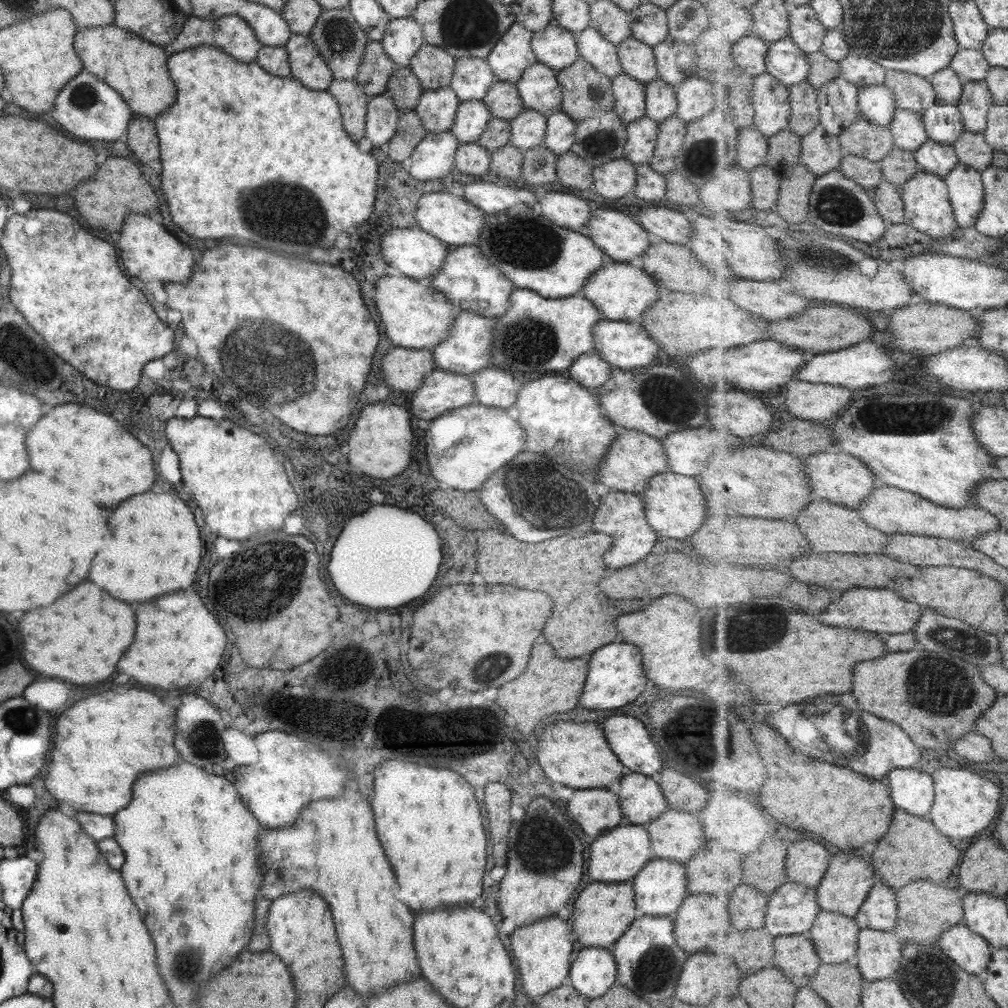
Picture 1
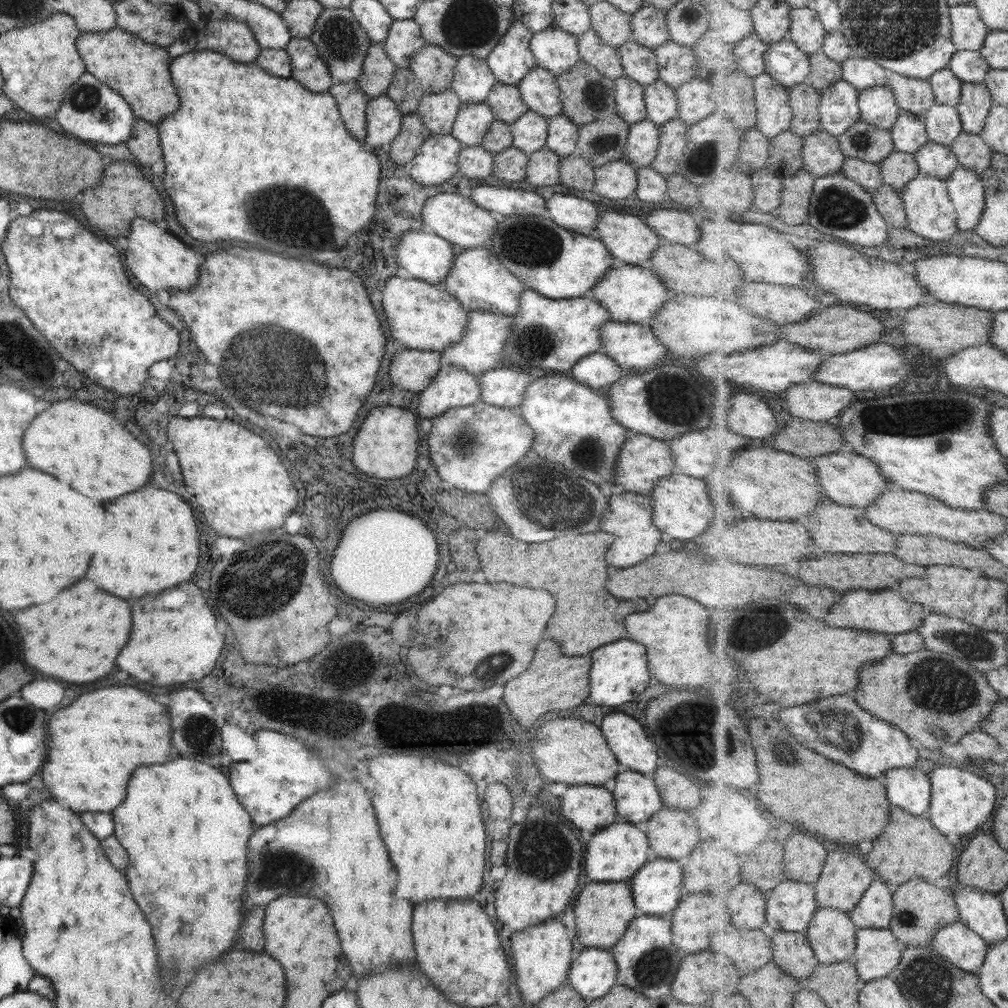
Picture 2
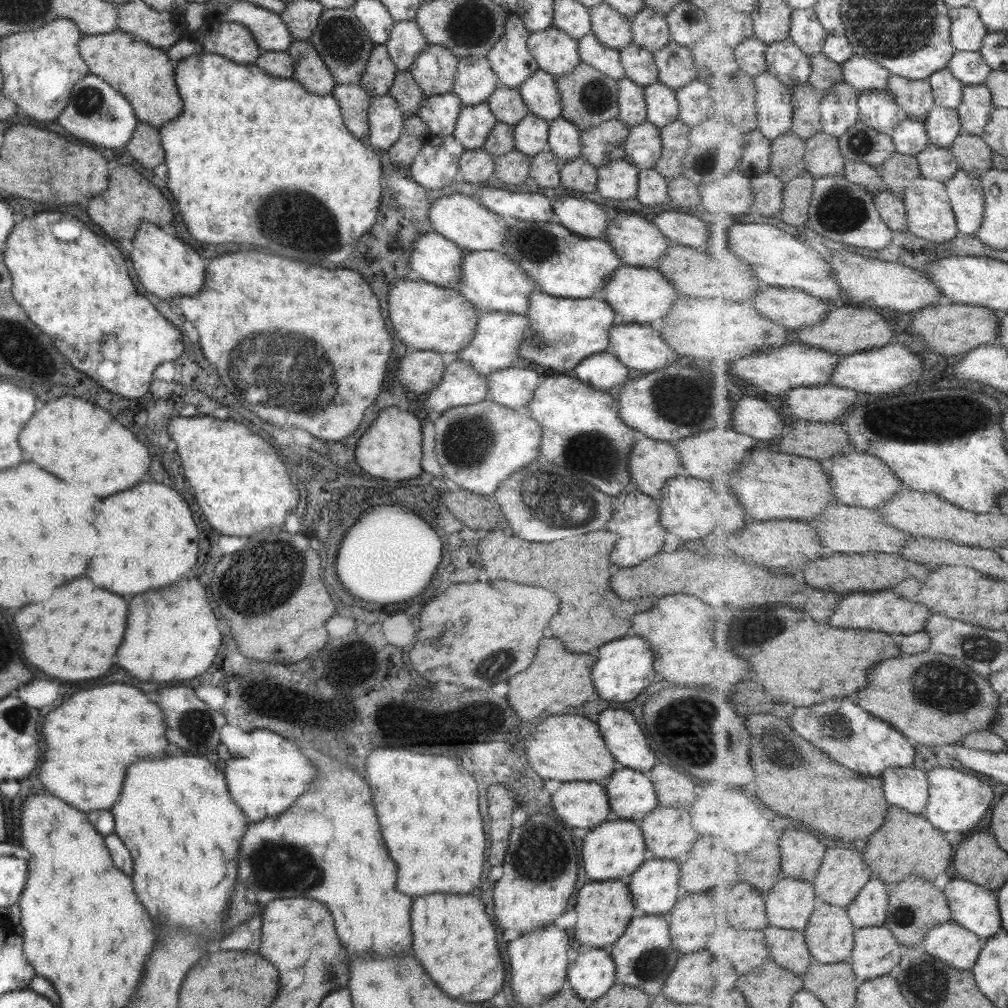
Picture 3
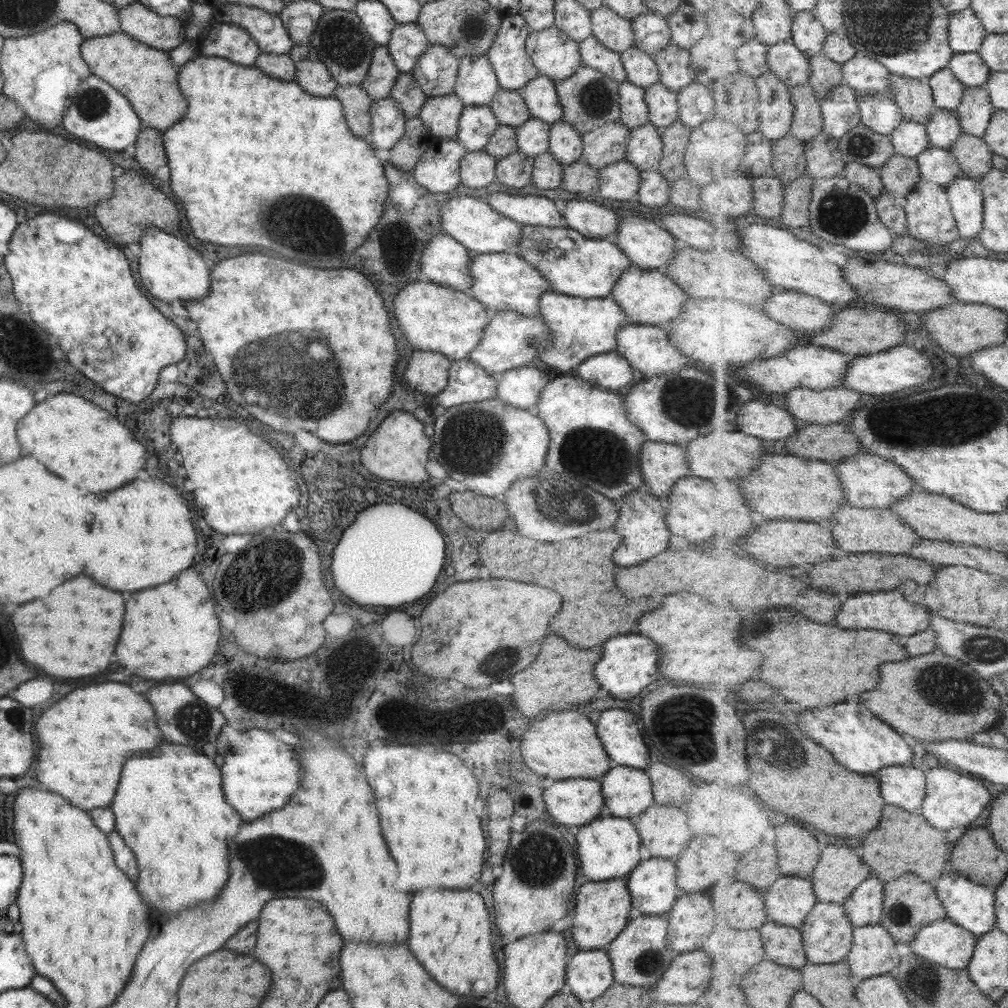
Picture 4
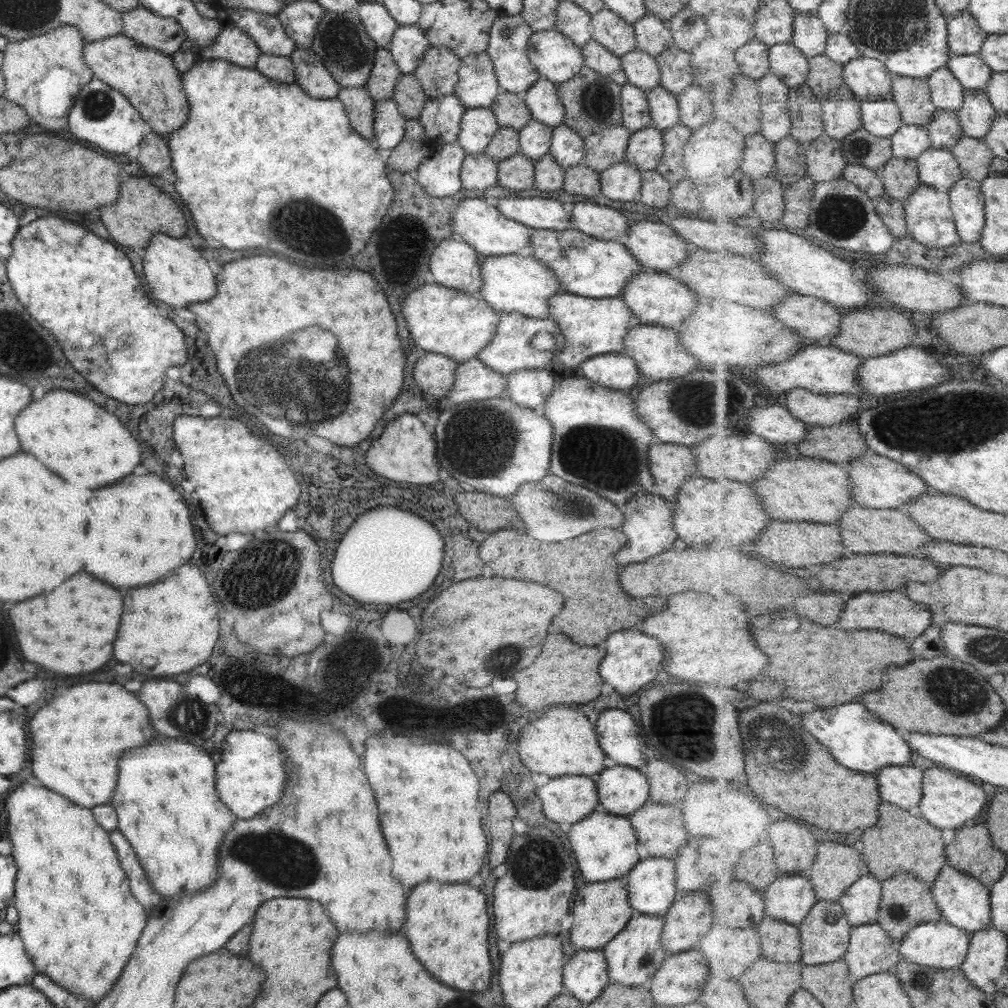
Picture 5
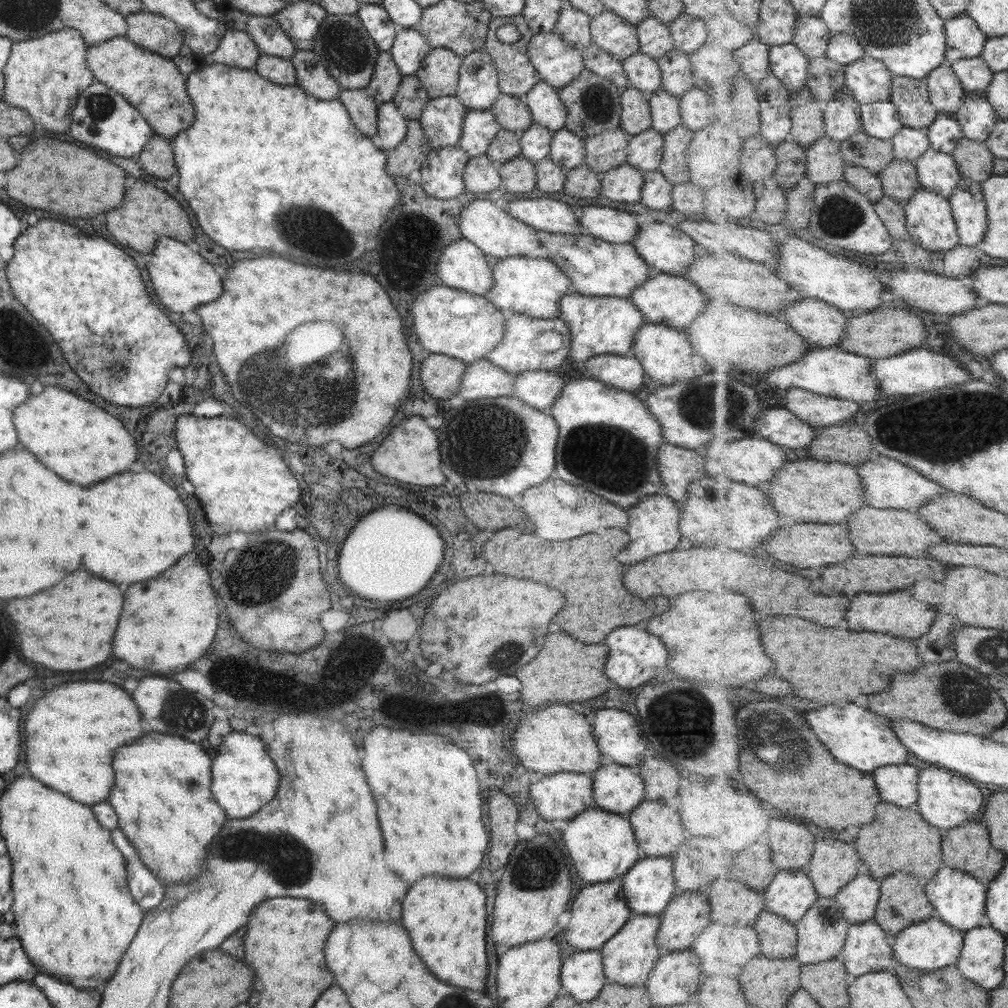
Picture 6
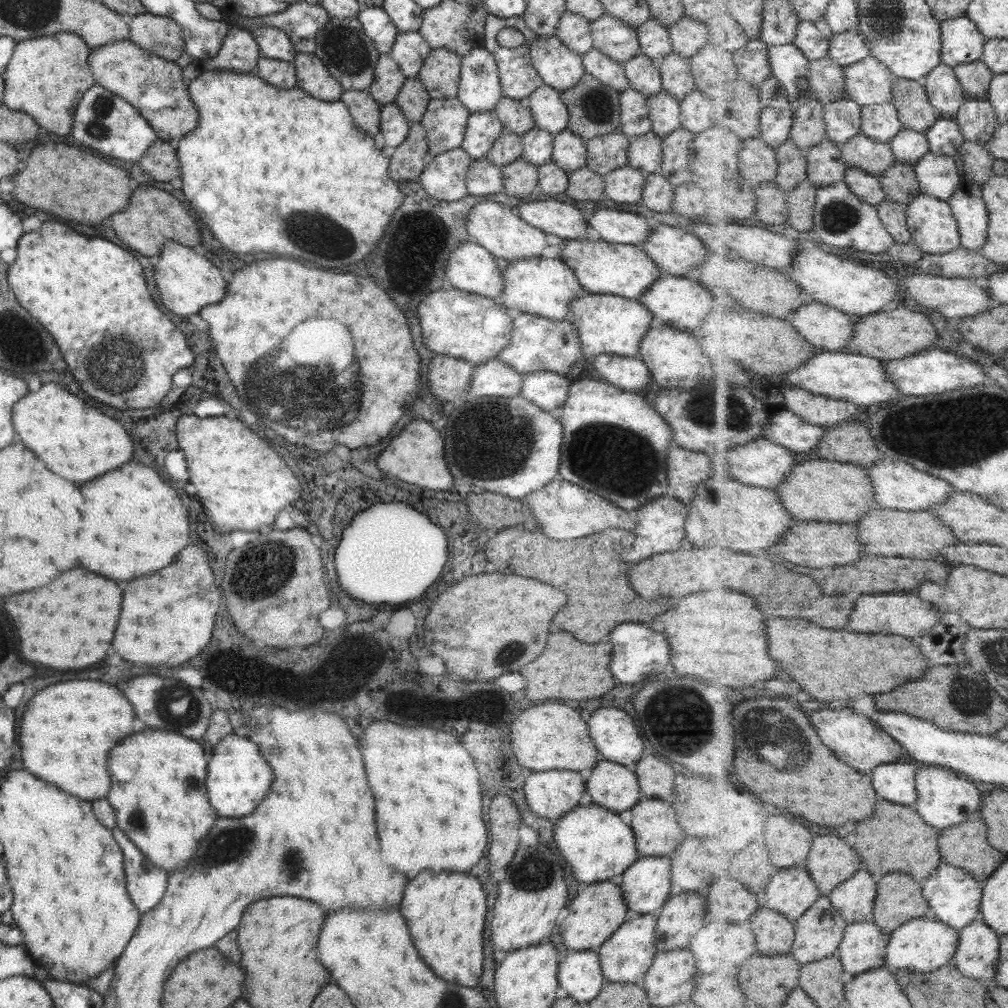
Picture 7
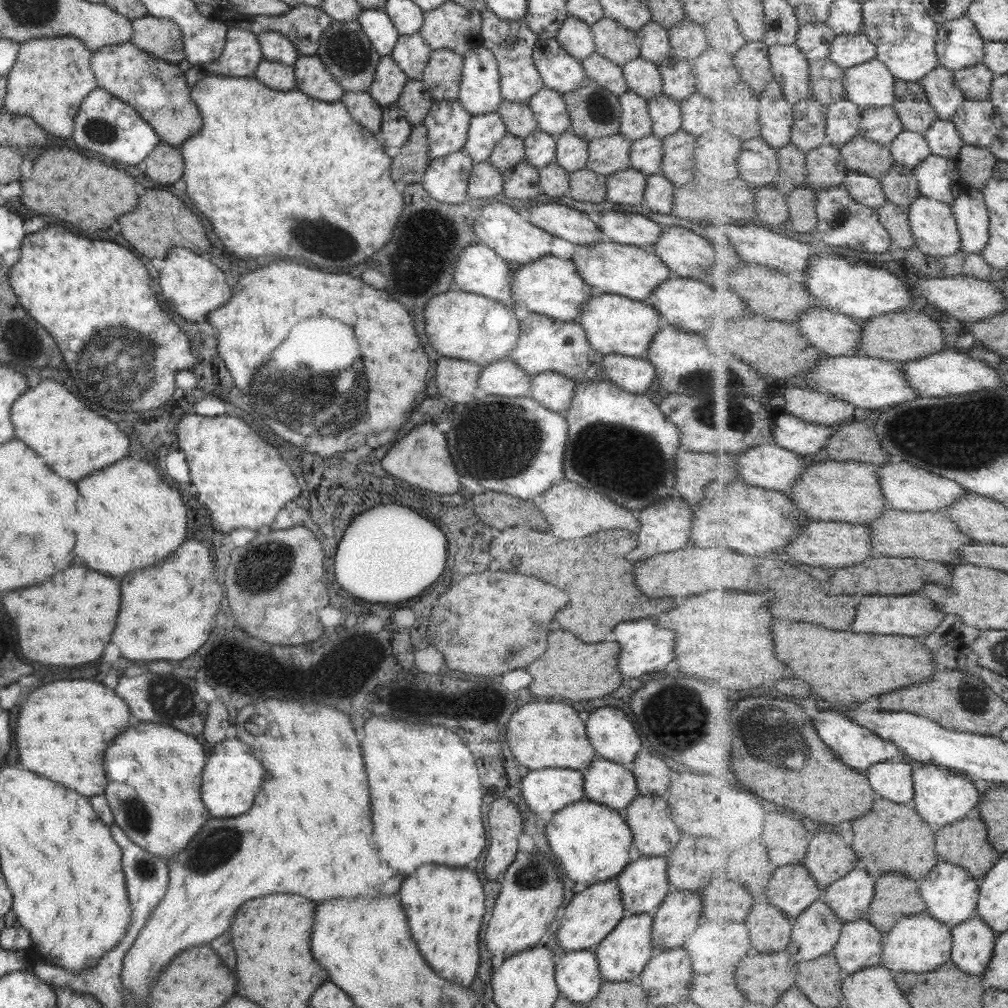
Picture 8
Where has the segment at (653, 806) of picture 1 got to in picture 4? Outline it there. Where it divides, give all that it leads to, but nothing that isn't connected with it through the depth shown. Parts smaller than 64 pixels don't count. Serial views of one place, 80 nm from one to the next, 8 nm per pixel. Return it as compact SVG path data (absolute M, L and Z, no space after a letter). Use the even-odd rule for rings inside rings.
M611 766L599 783L603 810L611 817L633 820L653 803L649 777L641 770Z

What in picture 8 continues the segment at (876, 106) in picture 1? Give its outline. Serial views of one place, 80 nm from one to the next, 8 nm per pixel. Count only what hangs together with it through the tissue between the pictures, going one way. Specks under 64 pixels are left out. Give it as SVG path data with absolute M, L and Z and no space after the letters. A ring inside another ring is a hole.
M894 106L863 109L859 135L890 147L903 131L902 120Z

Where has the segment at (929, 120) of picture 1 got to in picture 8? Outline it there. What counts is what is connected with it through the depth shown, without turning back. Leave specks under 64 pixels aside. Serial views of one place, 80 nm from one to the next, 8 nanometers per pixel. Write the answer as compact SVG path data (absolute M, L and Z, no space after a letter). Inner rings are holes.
M937 119L929 130L924 132L932 154L945 158L956 158L965 141L954 121Z

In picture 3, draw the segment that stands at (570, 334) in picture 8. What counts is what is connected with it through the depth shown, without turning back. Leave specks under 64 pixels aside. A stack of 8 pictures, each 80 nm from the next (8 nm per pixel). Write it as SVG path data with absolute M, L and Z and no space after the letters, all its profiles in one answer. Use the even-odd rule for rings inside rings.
M479 312L477 324L471 342L457 354L457 358L468 362L480 375L487 376L492 372L521 364L517 349L524 332L528 328L528 320L524 316L509 312Z

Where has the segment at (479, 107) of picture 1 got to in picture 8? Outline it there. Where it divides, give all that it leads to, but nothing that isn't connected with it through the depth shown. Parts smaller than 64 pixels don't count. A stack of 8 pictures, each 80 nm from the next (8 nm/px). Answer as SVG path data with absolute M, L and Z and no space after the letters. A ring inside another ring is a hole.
M496 112L472 116L469 121L466 141L462 150L469 155L473 165L487 161L492 148L495 148L495 145L506 135L506 133L505 125Z

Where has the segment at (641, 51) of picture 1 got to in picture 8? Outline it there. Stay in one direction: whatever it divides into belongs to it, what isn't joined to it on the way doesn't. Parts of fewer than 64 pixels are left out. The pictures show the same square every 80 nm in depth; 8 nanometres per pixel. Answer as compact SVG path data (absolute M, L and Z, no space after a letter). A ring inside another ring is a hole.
M640 57L627 61L622 68L622 75L628 90L646 101L659 96L662 92L662 82L656 63Z

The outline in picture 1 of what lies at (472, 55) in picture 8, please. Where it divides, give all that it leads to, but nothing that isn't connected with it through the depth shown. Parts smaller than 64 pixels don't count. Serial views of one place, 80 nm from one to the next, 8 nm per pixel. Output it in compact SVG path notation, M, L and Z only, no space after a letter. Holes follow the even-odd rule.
M462 57L454 61L449 87L459 101L481 101L495 80L486 61L481 58Z

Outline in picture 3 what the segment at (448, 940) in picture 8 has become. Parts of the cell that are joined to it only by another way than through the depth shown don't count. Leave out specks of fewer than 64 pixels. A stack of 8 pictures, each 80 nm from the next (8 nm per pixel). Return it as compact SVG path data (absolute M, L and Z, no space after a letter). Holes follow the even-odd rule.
M427 894L415 898L411 906L411 934L413 934L411 954L447 996L463 1002L481 1002L489 1000L493 994L501 990L505 982L505 970L497 954L497 942L493 940L495 936L493 926L485 918L485 910L479 898L457 894Z

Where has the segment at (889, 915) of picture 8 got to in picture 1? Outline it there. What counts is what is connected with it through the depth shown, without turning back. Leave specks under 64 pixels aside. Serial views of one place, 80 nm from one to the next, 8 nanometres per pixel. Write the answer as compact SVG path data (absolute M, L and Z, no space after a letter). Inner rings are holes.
M913 881L902 886L897 892L899 896L899 918L895 932L905 943L933 943L937 944L943 933L955 925L965 922L965 908L962 901L962 889L941 888L931 884L931 881Z

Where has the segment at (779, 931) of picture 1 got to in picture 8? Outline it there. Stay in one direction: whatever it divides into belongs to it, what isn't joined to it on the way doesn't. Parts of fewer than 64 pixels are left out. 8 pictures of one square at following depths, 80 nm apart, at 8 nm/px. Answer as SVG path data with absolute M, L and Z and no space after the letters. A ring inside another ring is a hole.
M789 864L777 868L775 876L779 878L773 886L771 886L771 896L765 896L769 898L769 902L781 909L792 920L796 919L799 915L803 914L806 908L809 908L816 900L820 899L822 895L822 889L819 884L813 879L810 874L810 870L804 865Z

